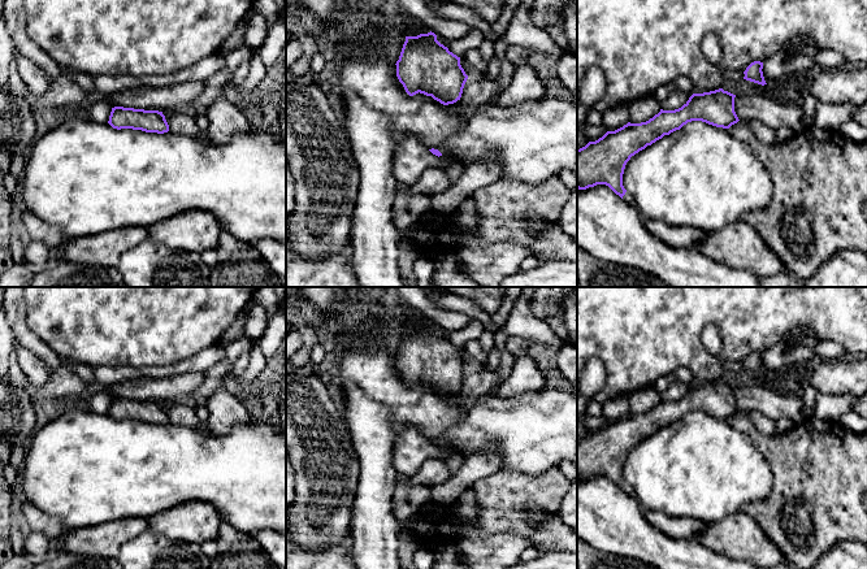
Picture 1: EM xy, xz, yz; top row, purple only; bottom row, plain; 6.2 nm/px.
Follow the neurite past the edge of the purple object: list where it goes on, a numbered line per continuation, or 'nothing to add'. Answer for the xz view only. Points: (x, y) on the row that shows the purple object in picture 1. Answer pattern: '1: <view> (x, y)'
1: xz (454, 169)

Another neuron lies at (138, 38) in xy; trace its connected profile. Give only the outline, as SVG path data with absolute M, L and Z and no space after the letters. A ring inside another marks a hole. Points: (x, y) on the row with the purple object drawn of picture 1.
M23 0L26 31L60 68L97 75L174 74L218 53L255 0Z

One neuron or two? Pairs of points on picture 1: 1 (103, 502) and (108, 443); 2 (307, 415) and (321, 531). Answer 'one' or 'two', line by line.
1: one
2: one

